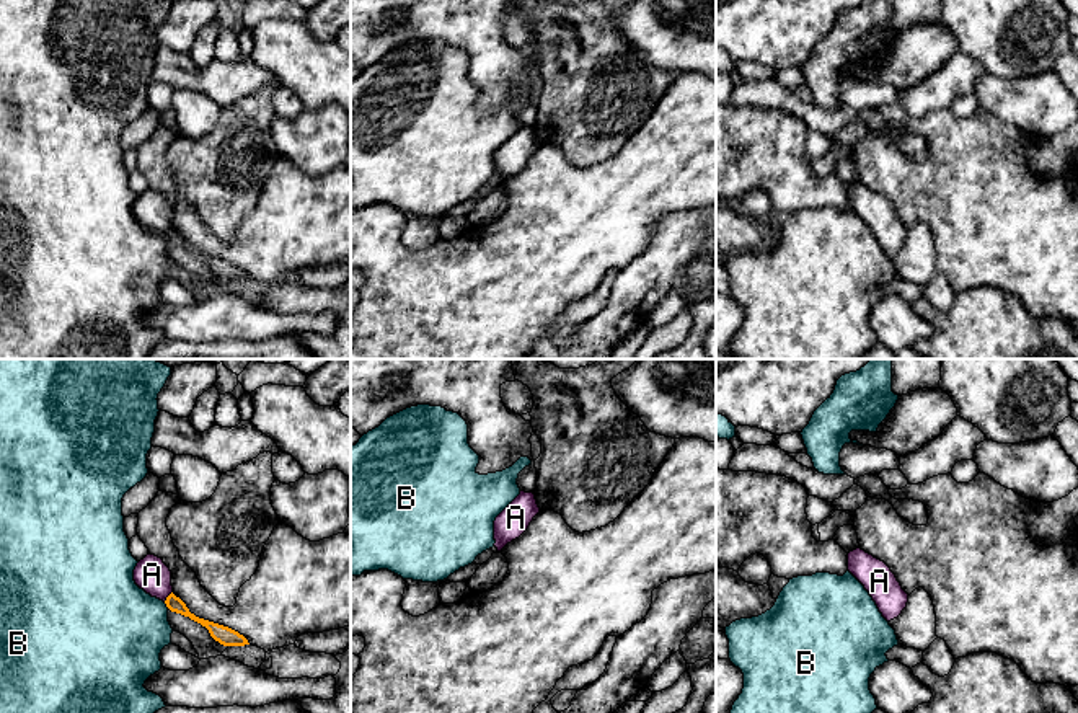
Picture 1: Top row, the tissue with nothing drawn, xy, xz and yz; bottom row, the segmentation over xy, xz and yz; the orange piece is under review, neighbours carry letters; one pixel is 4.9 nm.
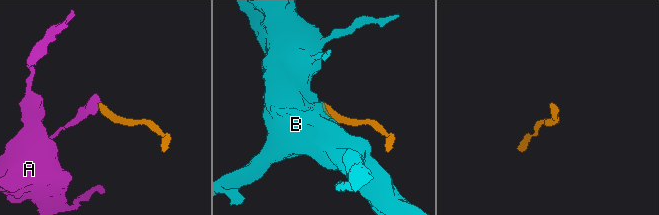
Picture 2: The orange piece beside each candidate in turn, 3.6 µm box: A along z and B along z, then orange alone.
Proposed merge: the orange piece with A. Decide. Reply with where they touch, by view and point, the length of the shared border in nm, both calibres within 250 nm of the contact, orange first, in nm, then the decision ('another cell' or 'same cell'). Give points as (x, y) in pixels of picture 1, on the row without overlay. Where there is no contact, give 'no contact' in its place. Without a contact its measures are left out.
xy (168, 230) | 70 nm | 80/170 nm | another cell

